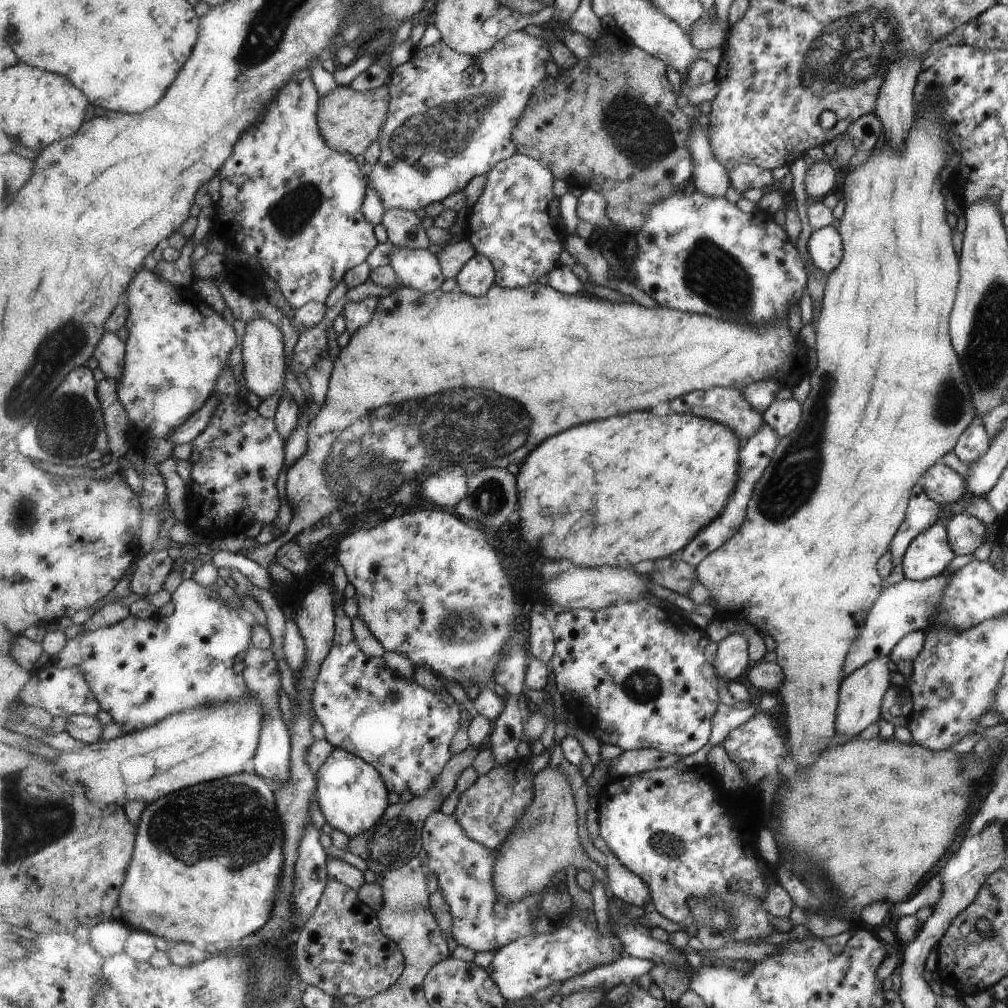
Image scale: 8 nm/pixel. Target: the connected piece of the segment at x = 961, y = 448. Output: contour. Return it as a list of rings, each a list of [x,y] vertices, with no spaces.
[[[975,418],[968,425],[968,428],[960,434],[952,451],[961,462],[971,464],[971,462],[975,462],[977,458],[981,458],[985,454],[989,442],[989,436],[987,436],[982,422]]]

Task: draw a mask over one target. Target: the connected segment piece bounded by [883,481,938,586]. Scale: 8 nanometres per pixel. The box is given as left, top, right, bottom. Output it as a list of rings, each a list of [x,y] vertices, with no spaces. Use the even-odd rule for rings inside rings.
[[[920,481],[913,485],[904,520],[897,527],[888,547],[892,570],[883,585],[889,586],[904,580],[901,568],[903,554],[915,536],[938,521],[937,508],[938,504],[925,494]]]

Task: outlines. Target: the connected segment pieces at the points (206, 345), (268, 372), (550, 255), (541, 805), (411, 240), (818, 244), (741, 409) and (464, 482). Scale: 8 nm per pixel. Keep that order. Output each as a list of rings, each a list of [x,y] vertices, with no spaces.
[[[141,266],[139,274],[133,278],[133,282],[129,285],[129,290],[127,290],[126,304],[130,310],[130,317],[128,318],[128,323],[126,324],[129,330],[128,339],[126,341],[126,357],[125,366],[122,375],[117,380],[118,395],[121,402],[125,405],[127,409],[129,420],[131,421],[130,428],[130,438],[131,438],[131,454],[142,456],[143,447],[151,438],[170,438],[170,434],[175,430],[179,429],[181,425],[187,422],[188,418],[193,416],[200,408],[205,404],[206,400],[212,396],[214,390],[216,389],[217,381],[221,377],[221,373],[229,368],[228,360],[237,344],[237,332],[233,326],[229,326],[229,322],[223,318],[217,310],[213,309],[213,306],[207,304],[207,302],[202,298],[197,296],[193,292],[192,288],[179,288],[176,287],[169,279],[162,277],[158,273],[158,266]]]
[[[258,318],[246,325],[242,345],[243,354],[243,376],[246,380],[248,390],[253,391],[262,400],[268,399],[283,387],[285,382],[285,344],[283,334],[279,327],[267,319]]]
[[[515,153],[498,162],[488,172],[488,183],[481,198],[469,212],[467,238],[476,252],[491,259],[496,267],[496,284],[510,289],[523,288],[533,283],[559,265],[561,252],[565,250],[563,234],[558,231],[554,217],[549,214],[549,202],[555,198],[556,175],[545,163],[533,157]]]
[[[547,764],[533,780],[533,802],[525,814],[517,820],[512,837],[504,846],[497,848],[495,875],[496,892],[507,902],[517,902],[529,894],[545,891],[551,885],[551,878],[567,866],[587,870],[596,881],[607,886],[604,869],[589,857],[583,840],[576,796],[573,794],[569,778],[561,765]]]
[[[391,207],[386,210],[381,223],[386,229],[388,240],[397,247],[429,249],[432,245],[428,229],[415,211]]]
[[[832,225],[814,229],[807,242],[806,250],[812,264],[823,273],[836,268],[843,256],[843,239]]]
[[[713,387],[709,390],[689,392],[677,400],[671,402],[671,412],[685,412],[685,414],[703,417],[718,423],[723,423],[725,426],[731,427],[740,438],[743,439],[744,444],[753,438],[766,423],[762,412],[759,412],[746,399],[744,392],[735,387]]]
[[[455,465],[438,470],[423,484],[423,504],[453,511],[469,494],[470,476],[465,467]]]

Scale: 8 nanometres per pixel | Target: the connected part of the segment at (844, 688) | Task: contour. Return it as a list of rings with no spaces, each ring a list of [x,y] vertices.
[[[888,657],[875,658],[849,674],[840,683],[840,700],[836,712],[835,732],[839,732],[841,736],[847,736],[847,738],[851,738],[851,736],[857,738],[859,732],[869,726],[871,722],[879,719],[879,702],[892,684],[892,672],[887,668],[888,661]]]

